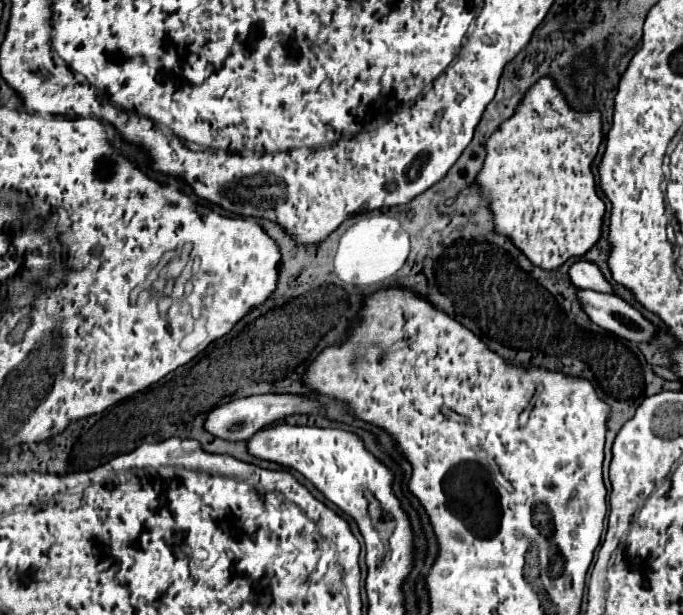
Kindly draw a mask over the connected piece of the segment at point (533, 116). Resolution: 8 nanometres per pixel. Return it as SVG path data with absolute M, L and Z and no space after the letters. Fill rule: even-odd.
M540 77L516 105L514 115L492 133L484 147L486 159L474 183L480 197L488 199L494 229L498 231L498 235L508 237L540 269L554 271L562 267L570 257L584 257L600 239L606 205L596 193L596 179L592 173L592 161L598 153L600 143L600 109L572 109L556 83L550 77Z

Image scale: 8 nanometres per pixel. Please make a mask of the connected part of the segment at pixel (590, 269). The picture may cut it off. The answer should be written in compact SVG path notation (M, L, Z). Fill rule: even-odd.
M590 261L574 263L568 273L570 273L570 279L576 287L592 289L592 291L600 291L600 293L614 293L614 287L604 279L602 271Z

